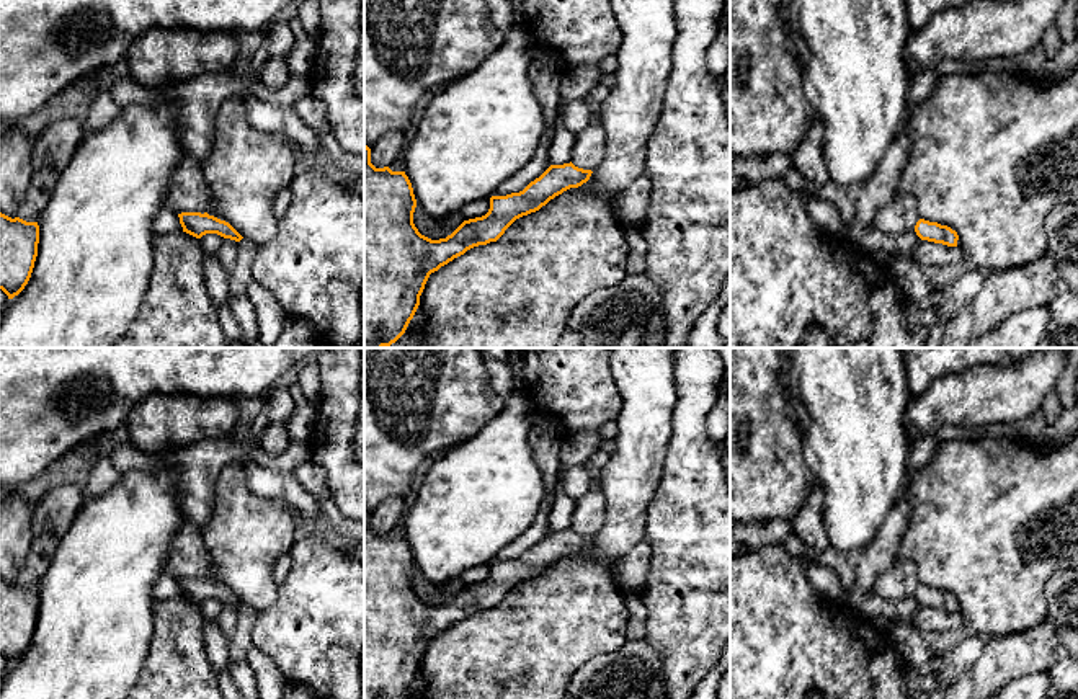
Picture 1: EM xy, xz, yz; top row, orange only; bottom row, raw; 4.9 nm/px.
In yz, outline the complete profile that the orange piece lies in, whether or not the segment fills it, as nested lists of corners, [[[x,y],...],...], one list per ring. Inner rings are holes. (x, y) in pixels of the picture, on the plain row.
[[[910,562],[895,563],[880,573],[875,580],[874,591],[890,603],[915,596],[921,606],[947,612],[957,612],[959,606],[957,598],[951,593],[920,585],[916,570]]]

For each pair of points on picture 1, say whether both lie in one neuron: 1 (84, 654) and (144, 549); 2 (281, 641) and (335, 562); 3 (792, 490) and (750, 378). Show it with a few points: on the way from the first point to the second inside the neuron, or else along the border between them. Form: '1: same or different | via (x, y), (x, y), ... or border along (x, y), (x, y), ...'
1: same | via (93, 627), (95, 598), (118, 575)
2: same | via (296, 621), (325, 592), (325, 582)
3: same | via (771, 463), (771, 418), (765, 405)

